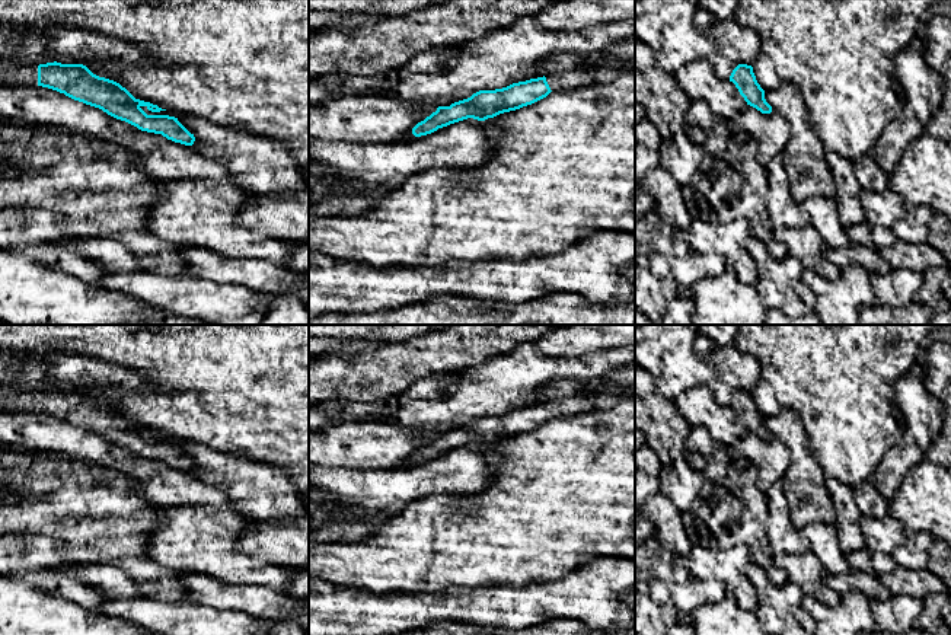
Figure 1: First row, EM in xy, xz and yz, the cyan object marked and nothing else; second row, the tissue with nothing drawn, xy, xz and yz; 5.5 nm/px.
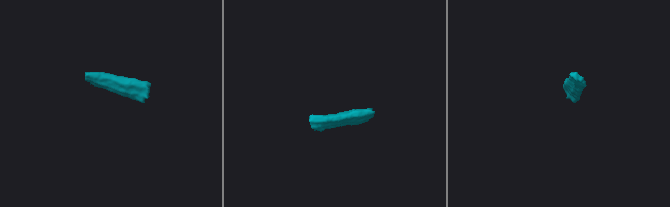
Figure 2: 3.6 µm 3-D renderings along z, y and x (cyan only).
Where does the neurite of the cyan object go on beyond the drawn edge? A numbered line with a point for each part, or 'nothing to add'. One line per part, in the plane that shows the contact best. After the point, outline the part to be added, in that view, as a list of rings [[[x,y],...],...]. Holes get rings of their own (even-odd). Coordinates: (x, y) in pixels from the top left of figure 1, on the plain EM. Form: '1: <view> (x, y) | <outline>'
1: xy (12, 399) | [[[0,384],[0,412],[38,412],[38,392]]]
2: xz (565, 407) | [[[594,396],[564,398],[553,402],[548,402],[546,408],[552,418],[561,418],[580,412],[590,412],[599,408],[599,401],[600,399]]]

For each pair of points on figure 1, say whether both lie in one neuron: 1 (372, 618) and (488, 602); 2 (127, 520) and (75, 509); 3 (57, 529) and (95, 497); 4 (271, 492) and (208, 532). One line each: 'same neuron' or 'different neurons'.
1: same neuron
2: same neuron
3: same neuron
4: different neurons

